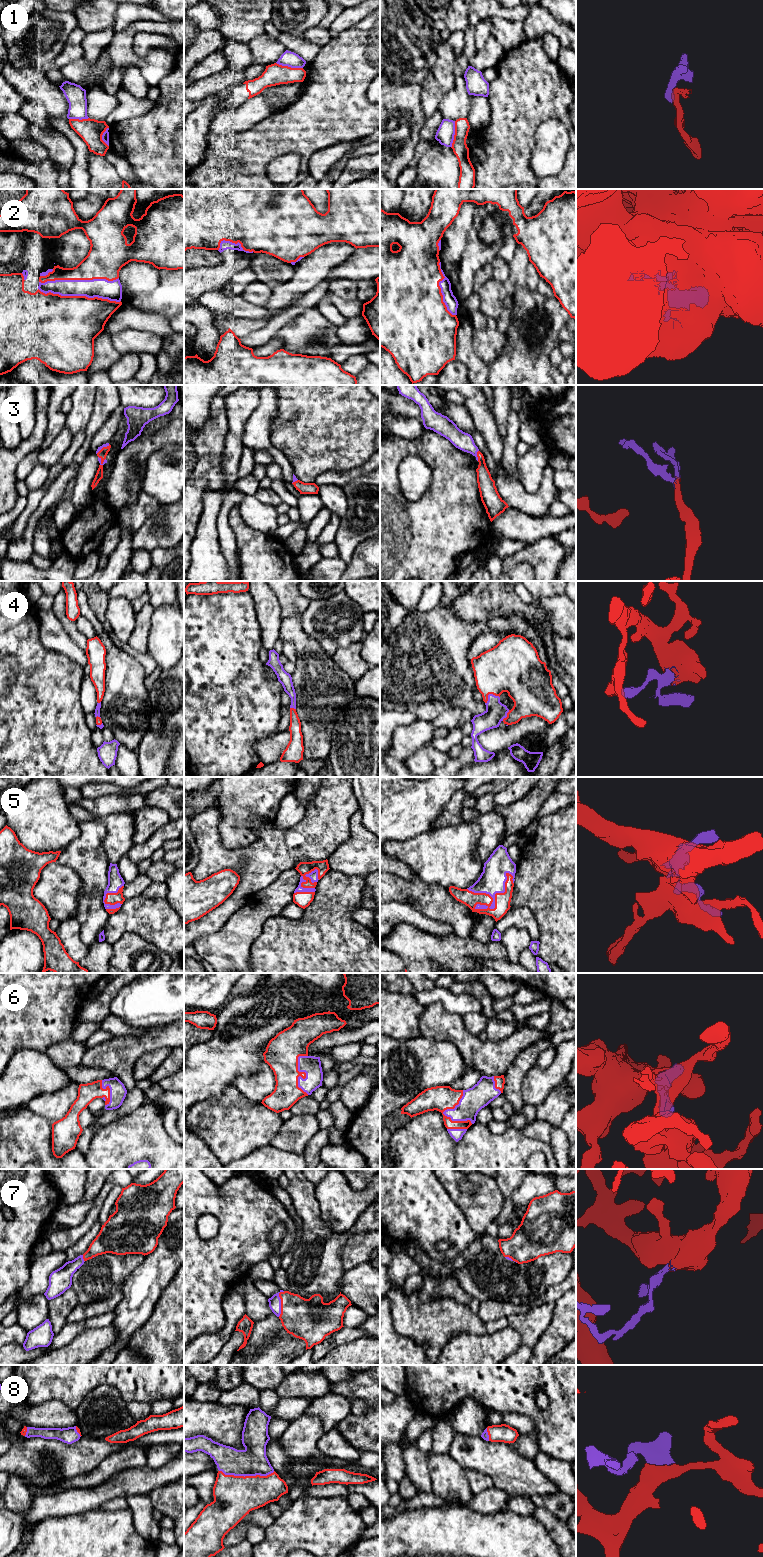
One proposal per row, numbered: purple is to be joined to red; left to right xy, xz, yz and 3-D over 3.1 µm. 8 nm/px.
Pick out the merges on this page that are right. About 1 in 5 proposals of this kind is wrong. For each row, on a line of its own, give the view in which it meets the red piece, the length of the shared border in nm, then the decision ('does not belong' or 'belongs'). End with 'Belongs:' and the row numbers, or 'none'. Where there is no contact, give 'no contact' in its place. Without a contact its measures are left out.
1: xz | 220 nm | does not belong
2: xy | 650 nm | belongs
3: yz | 90 nm | belongs
4: yz | 130 nm | belongs
5: yz | 420 nm | belongs
6: yz | 280 nm | belongs
7: xz | 220 nm | belongs
8: xz | 440 nm | belongs
Belongs: 2, 3, 4, 5, 6, 7, 8

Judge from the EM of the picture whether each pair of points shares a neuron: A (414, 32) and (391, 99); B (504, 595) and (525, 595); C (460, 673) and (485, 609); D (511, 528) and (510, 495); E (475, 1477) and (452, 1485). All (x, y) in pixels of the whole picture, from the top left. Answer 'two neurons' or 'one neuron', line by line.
A: two neurons
B: two neurons
C: two neurons
D: two neurons
E: two neurons

